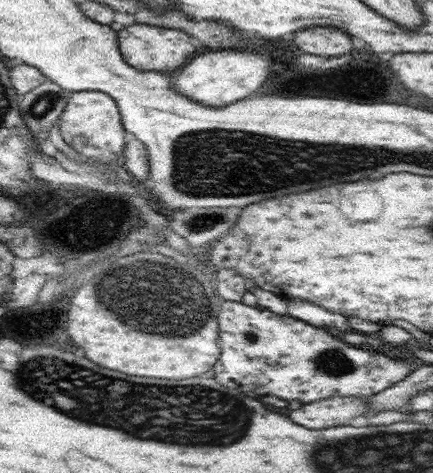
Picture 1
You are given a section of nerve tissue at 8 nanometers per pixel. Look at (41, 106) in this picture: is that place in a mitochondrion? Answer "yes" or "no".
yes

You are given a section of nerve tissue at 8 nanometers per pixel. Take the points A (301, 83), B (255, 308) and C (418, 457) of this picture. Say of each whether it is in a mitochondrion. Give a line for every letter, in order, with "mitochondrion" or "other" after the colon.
A: other
B: other
C: mitochondrion

